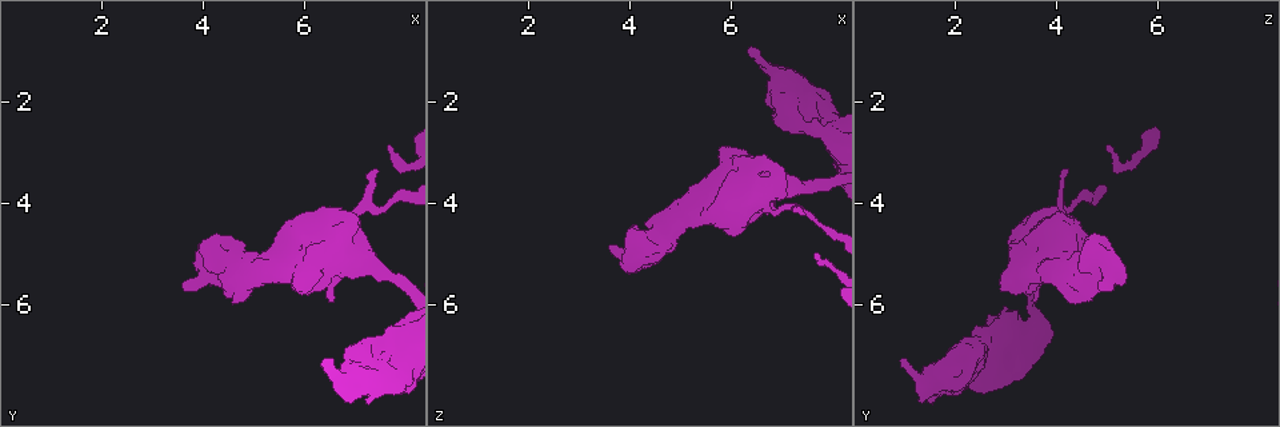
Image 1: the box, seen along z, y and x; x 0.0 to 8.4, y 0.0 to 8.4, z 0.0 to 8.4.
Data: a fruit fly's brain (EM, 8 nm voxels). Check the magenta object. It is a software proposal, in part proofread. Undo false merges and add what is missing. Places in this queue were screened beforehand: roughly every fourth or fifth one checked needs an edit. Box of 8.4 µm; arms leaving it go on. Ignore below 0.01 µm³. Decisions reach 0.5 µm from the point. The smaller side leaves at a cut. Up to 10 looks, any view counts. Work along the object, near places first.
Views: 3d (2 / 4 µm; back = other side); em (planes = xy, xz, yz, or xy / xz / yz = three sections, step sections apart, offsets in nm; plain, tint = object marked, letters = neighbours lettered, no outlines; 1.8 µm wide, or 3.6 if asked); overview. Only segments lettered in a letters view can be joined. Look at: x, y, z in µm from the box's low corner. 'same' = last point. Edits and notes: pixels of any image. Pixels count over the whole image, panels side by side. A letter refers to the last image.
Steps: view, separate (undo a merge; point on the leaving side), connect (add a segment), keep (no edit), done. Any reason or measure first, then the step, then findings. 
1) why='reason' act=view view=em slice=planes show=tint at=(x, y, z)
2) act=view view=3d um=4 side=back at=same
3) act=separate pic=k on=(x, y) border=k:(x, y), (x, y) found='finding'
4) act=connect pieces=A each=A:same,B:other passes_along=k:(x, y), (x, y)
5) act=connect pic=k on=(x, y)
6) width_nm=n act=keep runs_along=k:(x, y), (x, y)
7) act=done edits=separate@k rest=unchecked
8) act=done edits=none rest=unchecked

why='an open end' act=view view=em slice=xz step=4 show=letters at=(6.35, 7.15, 0.95)

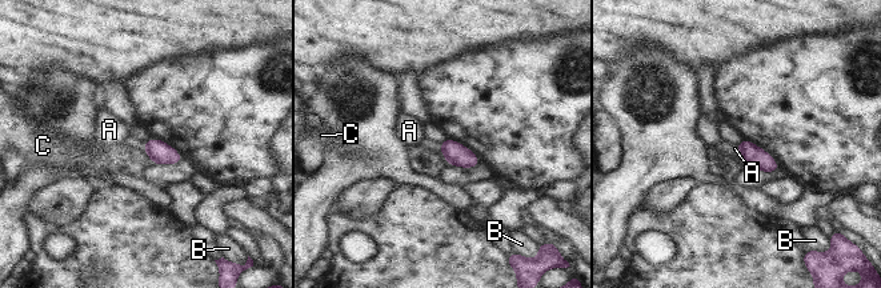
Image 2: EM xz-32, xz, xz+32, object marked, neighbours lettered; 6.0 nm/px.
why='another direction' act=view view=em slice=planes show=letters at=same

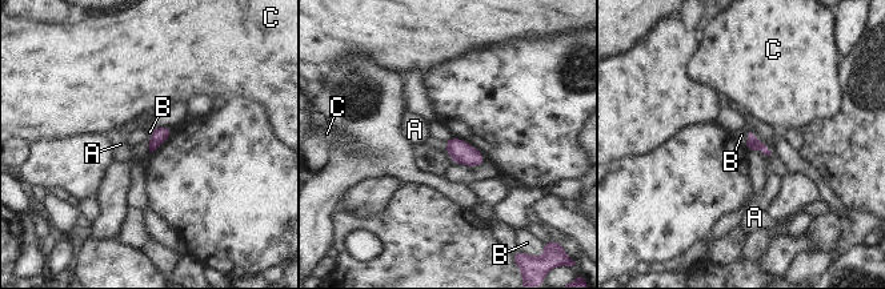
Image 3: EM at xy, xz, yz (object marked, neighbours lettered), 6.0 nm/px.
act=keep each=A:other,B:other,C:other border=3:(152, 131), (148, 139), (148, 149) found='none of them fits'

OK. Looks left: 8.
why='branch stops here' act=view view=3d um=4 at=(7.65, 6.55, 2.35)

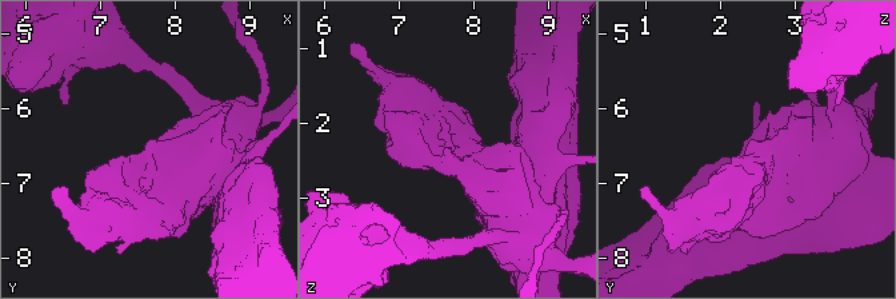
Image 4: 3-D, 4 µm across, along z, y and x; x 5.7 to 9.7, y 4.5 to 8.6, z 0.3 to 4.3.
why='shape alone is not enough' act=view view=em um=3.6 slice=planes show=letters at=(7.65, 6.55, 2.30)

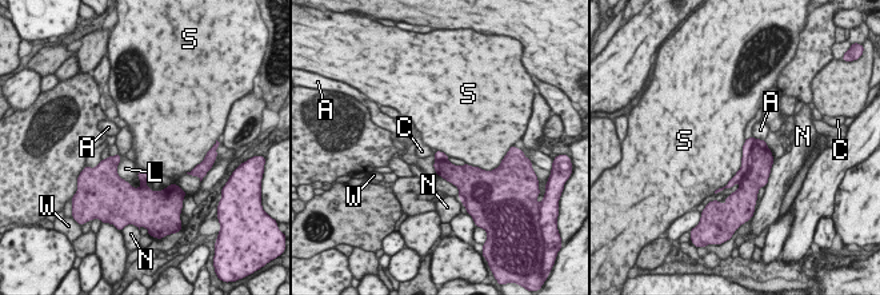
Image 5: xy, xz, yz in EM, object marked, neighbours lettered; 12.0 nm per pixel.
act=separate pic=5 on=(743, 170) each=A:other,C:other,L:other,N:other,S:other,W:other part_leaving=5:(750, 140), (744, 168), (730, 184) found='two neurons meet here'

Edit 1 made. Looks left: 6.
why='see it whole again' act=view view=overview

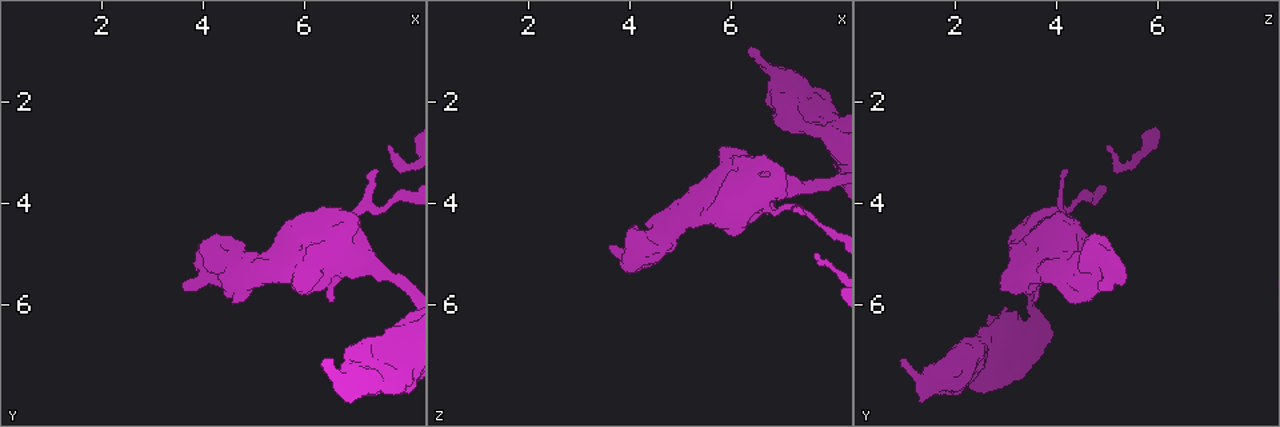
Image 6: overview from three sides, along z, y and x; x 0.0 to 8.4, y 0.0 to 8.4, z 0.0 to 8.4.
why='thick end' act=view view=3d um=2 at=(6.50, 5.95, 3.55)

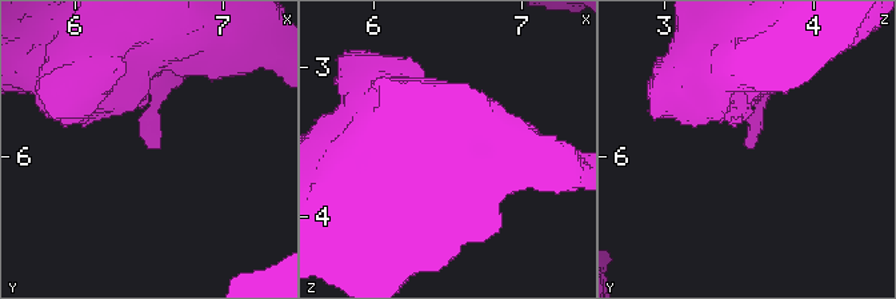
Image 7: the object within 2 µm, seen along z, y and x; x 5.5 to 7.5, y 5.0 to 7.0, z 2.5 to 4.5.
why='now the EM' act=view view=em um=3.6 slice=planes show=letters at=(6.54, 5.92, 3.52)

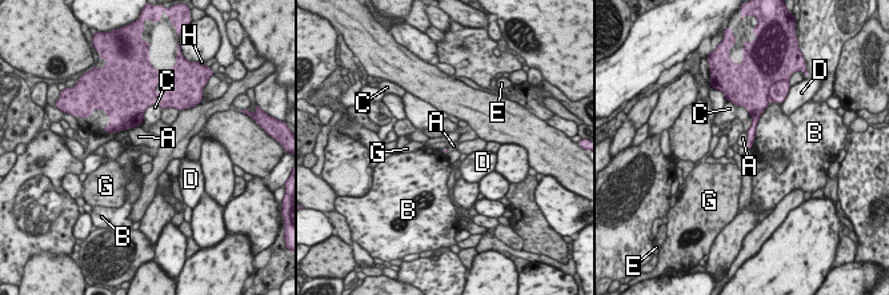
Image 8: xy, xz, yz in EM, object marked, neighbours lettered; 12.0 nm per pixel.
act=separate pic=8 on=(755, 119) each=A:other,B:other,C:other,D:other,E:other,G:other,H:other part_leaving=8:(757, 111), (748, 147) found='two neurons meet here'

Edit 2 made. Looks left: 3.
act=done edits=separate@5,separate@8 rest=unchecked

